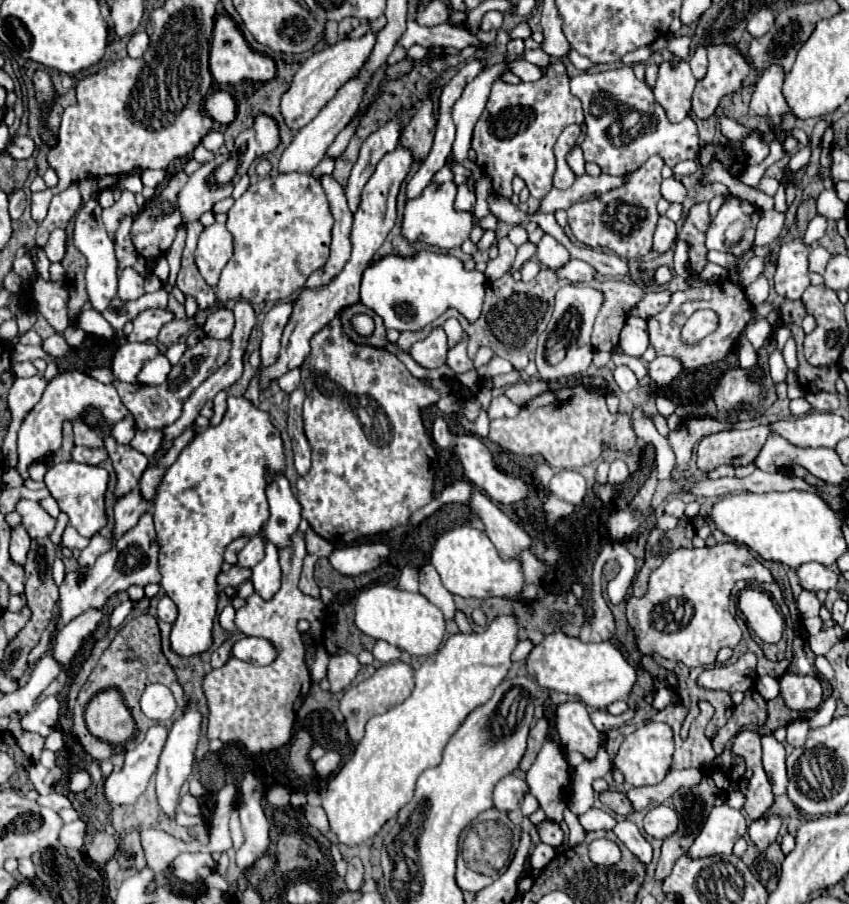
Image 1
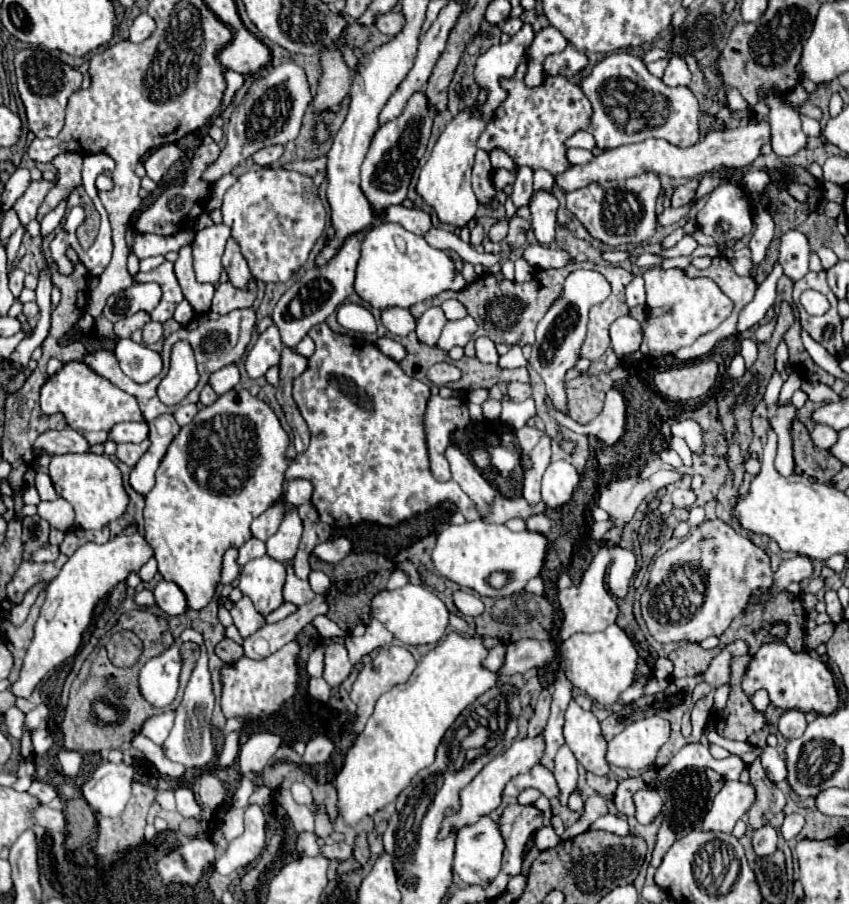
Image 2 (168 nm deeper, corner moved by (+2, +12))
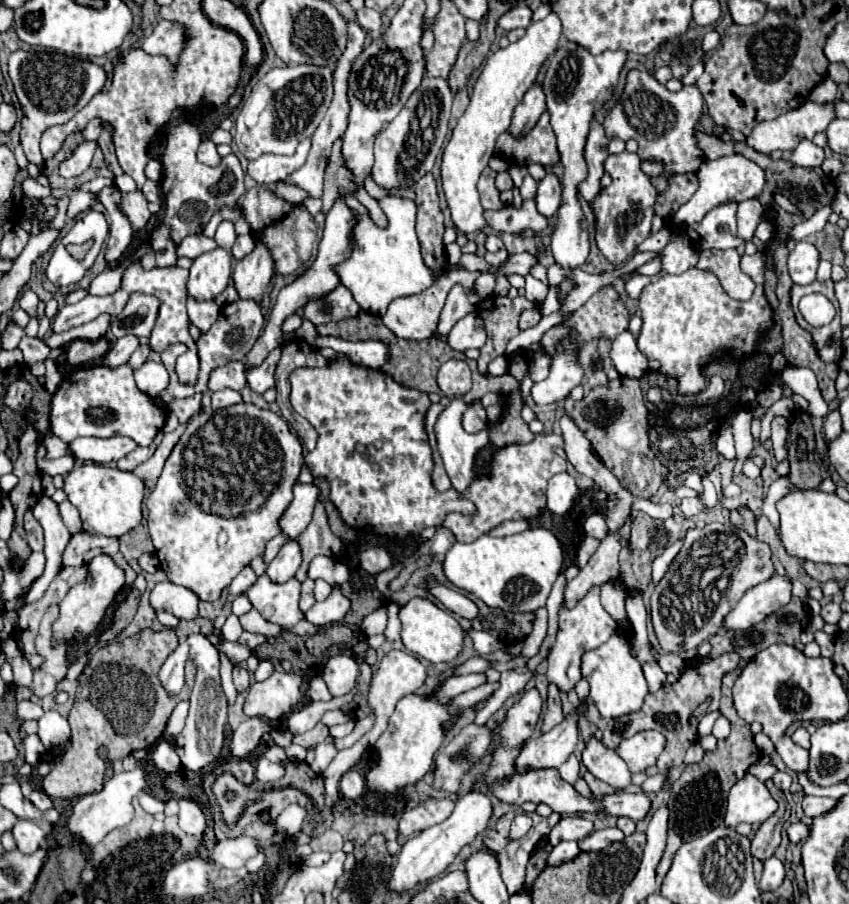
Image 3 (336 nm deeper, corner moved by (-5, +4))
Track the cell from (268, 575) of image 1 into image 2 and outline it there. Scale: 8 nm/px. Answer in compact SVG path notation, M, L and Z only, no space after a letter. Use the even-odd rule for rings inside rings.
M263 555L261 559L253 559L249 561L243 569L241 569L241 575L239 575L239 589L243 591L243 595L247 595L255 609L261 613L261 615L269 615L271 611L275 611L281 603L283 603L283 585L285 585L285 565L271 559L269 555Z

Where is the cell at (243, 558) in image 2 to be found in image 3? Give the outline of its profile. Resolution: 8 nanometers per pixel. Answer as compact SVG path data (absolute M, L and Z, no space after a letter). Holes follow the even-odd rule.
M276 535L274 539L270 539L270 541L266 543L266 549L264 549L264 553L262 553L262 559L264 559L266 565L278 555L280 547L282 547L286 541L288 541L288 539L284 539L284 535Z

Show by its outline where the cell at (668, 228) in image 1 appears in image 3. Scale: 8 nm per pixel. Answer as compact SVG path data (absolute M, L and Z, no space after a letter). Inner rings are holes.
M730 155L730 157L722 157L722 159L716 159L716 161L710 161L710 159L704 159L704 163L700 165L698 169L698 181L700 181L700 187L698 191L694 193L694 197L682 205L676 215L674 215L674 221L676 225L680 227L688 227L692 223L700 223L700 219L712 209L712 207L718 207L720 203L728 203L728 201L746 201L746 199L752 199L756 195L762 193L762 187L764 187L764 171L748 161L746 157L742 155Z

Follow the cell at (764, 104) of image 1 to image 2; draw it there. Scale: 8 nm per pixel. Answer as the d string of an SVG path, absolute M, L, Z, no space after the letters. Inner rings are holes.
M769 93L765 97L771 107L771 145L779 157L791 157L807 147L807 135L801 131L799 113L783 107L779 93Z

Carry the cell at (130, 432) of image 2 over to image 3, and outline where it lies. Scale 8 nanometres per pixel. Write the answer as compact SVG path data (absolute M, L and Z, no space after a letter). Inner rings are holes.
M80 437L74 439L68 447L72 447L72 455L82 461L94 463L116 463L130 451L138 447L138 443L130 437L110 437L110 439L96 439L96 437Z

